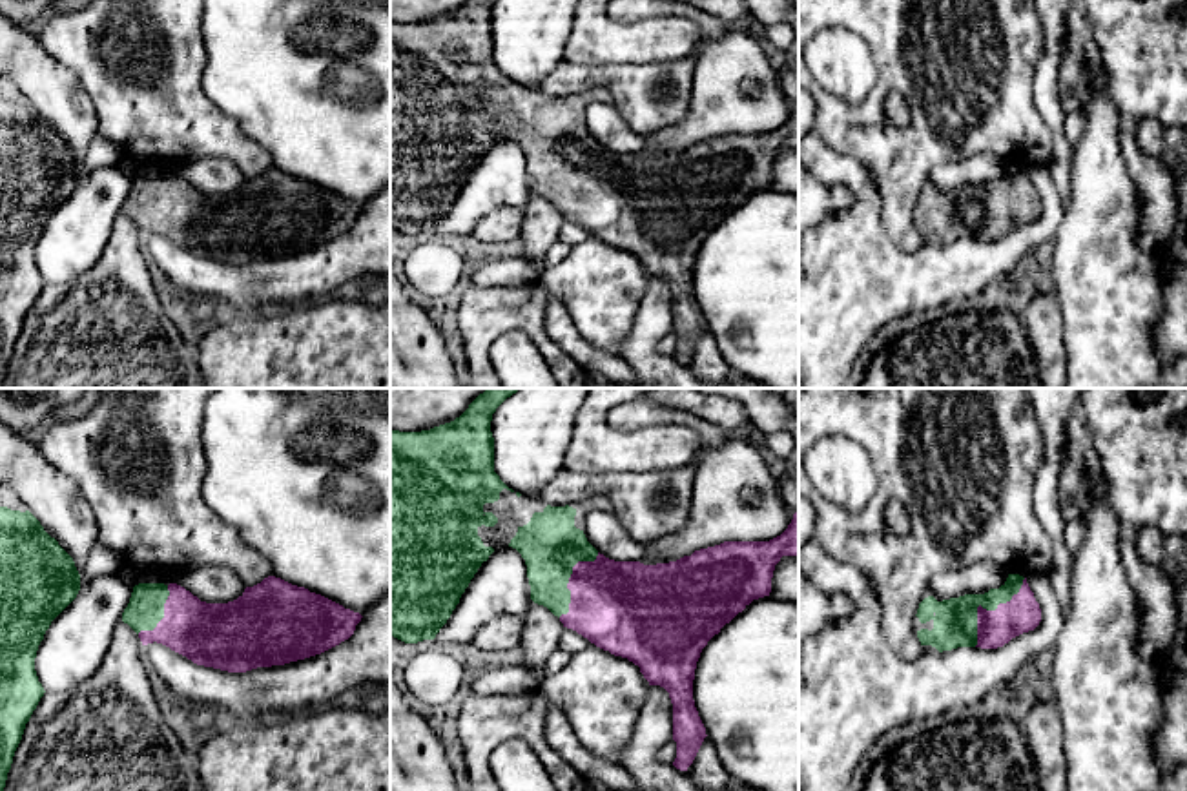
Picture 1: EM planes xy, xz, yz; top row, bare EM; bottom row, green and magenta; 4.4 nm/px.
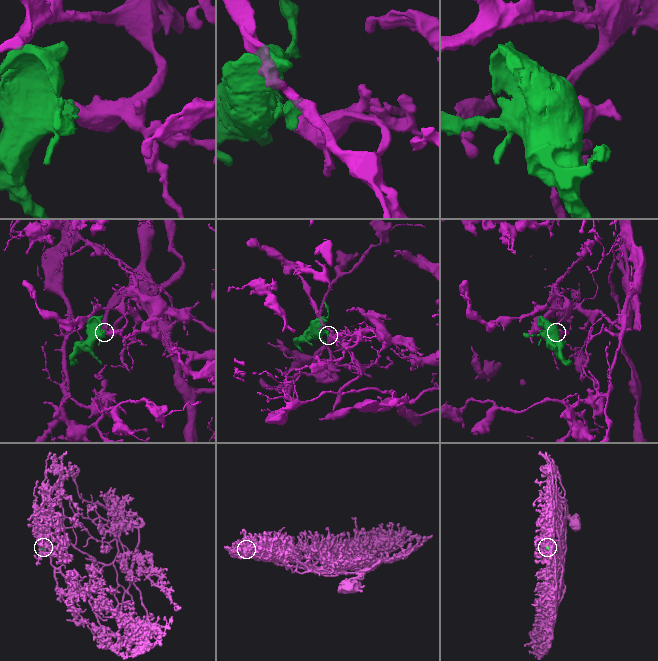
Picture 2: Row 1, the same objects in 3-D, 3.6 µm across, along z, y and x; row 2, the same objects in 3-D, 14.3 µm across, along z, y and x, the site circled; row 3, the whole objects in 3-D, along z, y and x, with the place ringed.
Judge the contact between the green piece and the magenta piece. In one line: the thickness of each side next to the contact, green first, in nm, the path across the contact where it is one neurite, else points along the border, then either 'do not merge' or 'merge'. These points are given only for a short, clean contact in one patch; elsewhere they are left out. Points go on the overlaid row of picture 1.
calibres 190 and 160 nm; merge

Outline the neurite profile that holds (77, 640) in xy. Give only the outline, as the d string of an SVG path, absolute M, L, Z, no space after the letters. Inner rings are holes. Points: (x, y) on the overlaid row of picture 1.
M119 572L88 578L38 645L35 671L46 693L66 693L97 673L131 592Z

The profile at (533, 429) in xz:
M520 388L492 414L494 472L500 479L527 498L538 492L563 470L576 416L591 388Z

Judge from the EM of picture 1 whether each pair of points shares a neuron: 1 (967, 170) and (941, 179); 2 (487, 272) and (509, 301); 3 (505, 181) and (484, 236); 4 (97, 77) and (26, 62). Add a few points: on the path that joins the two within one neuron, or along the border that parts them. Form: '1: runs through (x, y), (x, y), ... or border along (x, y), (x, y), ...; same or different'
1: runs through (961, 174), (947, 177); same
2: border along (536, 281), (507, 287), (469, 285); different
3: border along (522, 208), (493, 208), (471, 236); different
4: border along (42, 42), (79, 79), (93, 110); different

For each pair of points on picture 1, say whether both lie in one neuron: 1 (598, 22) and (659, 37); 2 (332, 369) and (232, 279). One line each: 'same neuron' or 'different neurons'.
1: same neuron
2: different neurons

